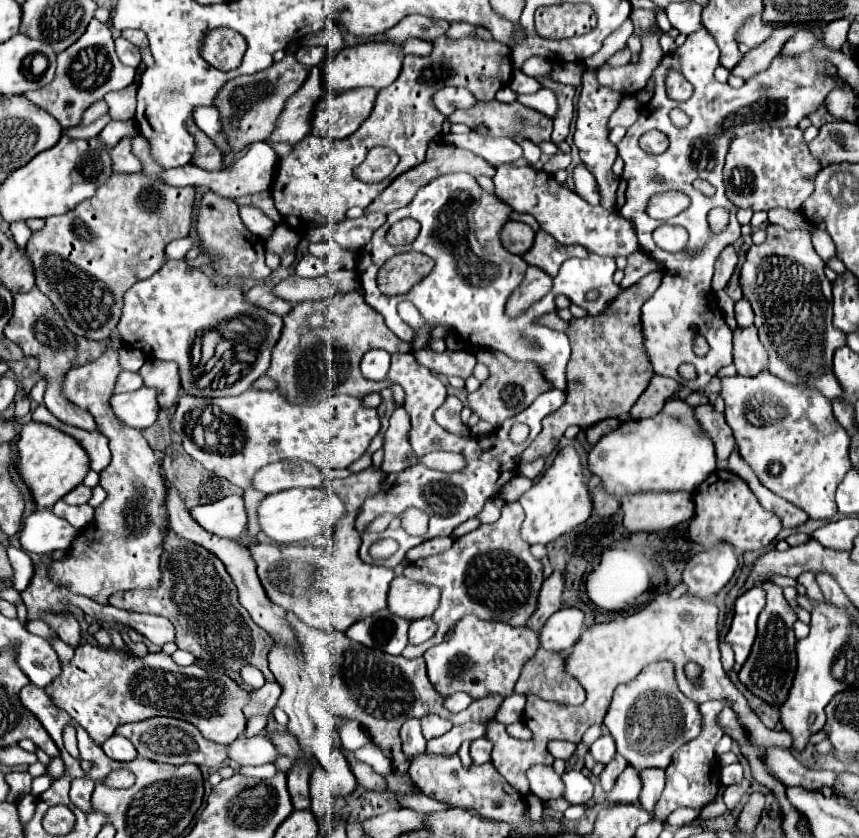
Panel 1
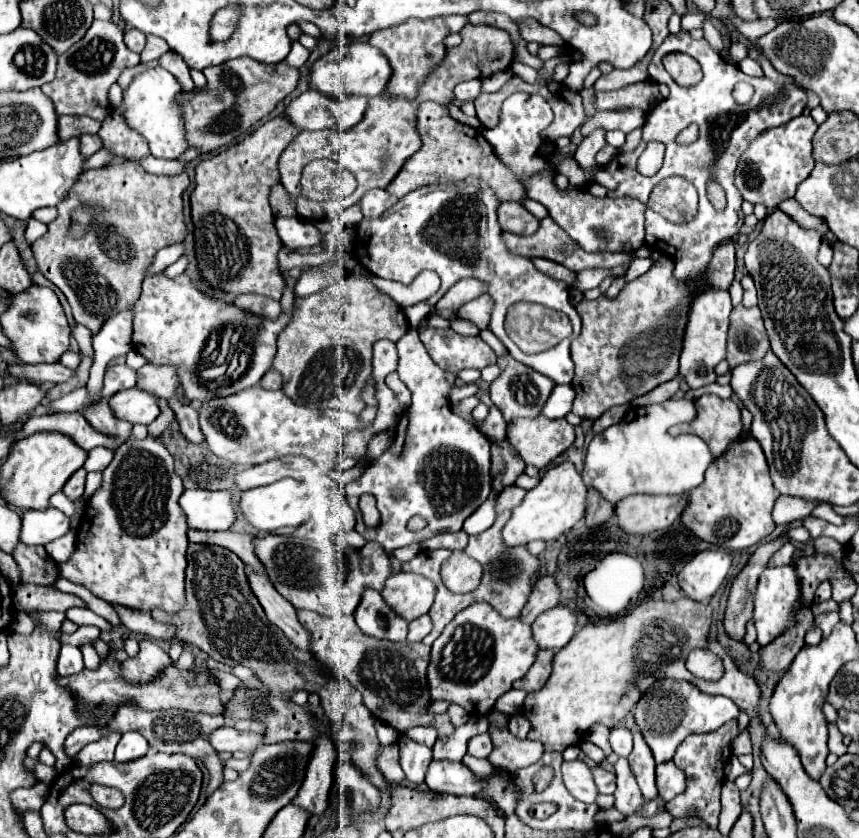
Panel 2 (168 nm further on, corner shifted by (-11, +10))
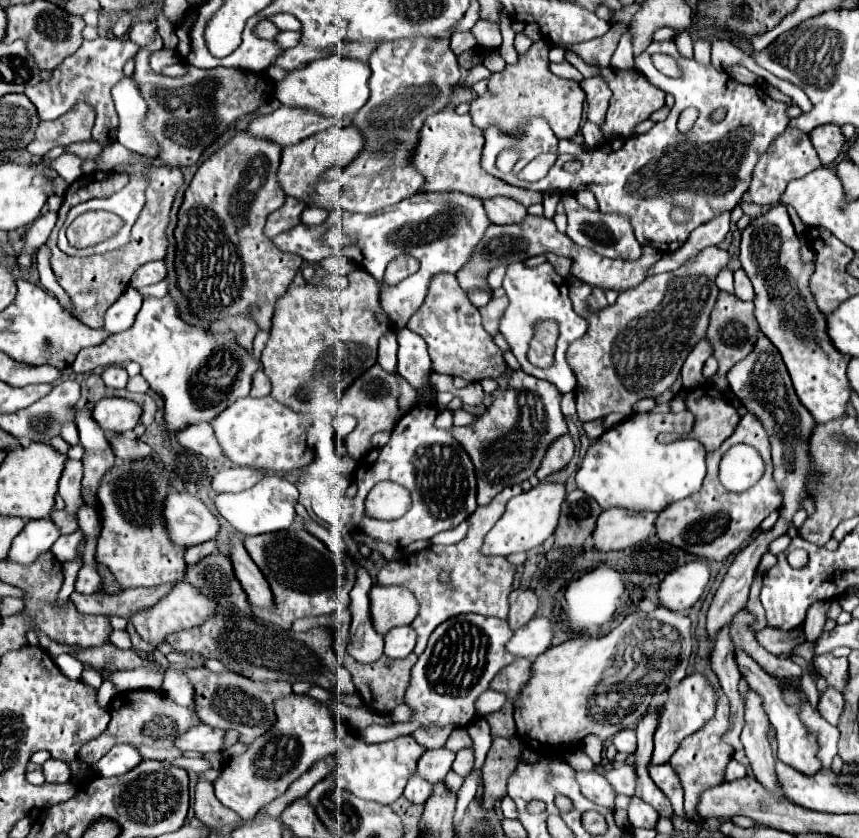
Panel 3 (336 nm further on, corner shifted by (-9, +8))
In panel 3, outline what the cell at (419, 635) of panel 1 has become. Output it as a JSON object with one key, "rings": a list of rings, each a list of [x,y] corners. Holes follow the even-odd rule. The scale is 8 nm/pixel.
{"rings":[[[397,626],[385,634],[385,654],[389,658],[407,658],[409,652],[415,648],[415,630],[411,626]]]}

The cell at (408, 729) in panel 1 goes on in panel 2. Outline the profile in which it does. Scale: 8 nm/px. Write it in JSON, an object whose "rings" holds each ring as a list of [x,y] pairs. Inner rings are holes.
{"rings":[[[399,738],[397,742],[399,746],[399,760],[401,760],[401,768],[407,776],[409,782],[413,784],[421,784],[427,772],[429,762],[433,760],[433,750],[425,744],[419,744],[411,738]]]}

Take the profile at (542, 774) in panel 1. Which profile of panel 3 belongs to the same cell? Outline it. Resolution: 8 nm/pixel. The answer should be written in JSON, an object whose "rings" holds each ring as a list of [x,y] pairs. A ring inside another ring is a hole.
{"rings":[[[595,770],[591,772],[577,772],[577,782],[581,786],[581,792],[585,794],[585,798],[589,798],[591,802],[605,806],[609,810],[615,808],[615,798],[617,792],[609,786],[609,782]]]}

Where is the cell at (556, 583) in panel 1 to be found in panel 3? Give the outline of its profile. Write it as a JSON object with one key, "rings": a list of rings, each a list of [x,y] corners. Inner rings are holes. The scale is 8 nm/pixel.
{"rings":[[[515,588],[509,594],[509,616],[507,616],[509,628],[517,630],[517,628],[525,626],[535,616],[537,606],[539,606],[539,600],[531,590]]]}

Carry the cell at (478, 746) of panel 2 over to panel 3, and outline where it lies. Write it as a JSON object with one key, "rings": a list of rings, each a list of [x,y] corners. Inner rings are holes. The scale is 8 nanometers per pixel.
{"rings":[[[463,748],[463,750],[457,752],[453,770],[461,776],[467,776],[473,770],[473,748]]]}

